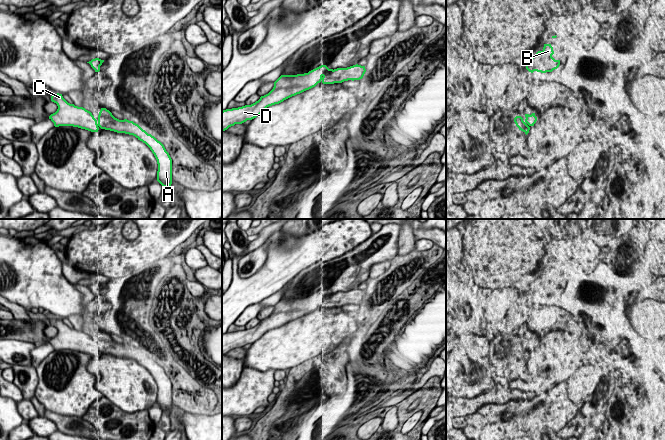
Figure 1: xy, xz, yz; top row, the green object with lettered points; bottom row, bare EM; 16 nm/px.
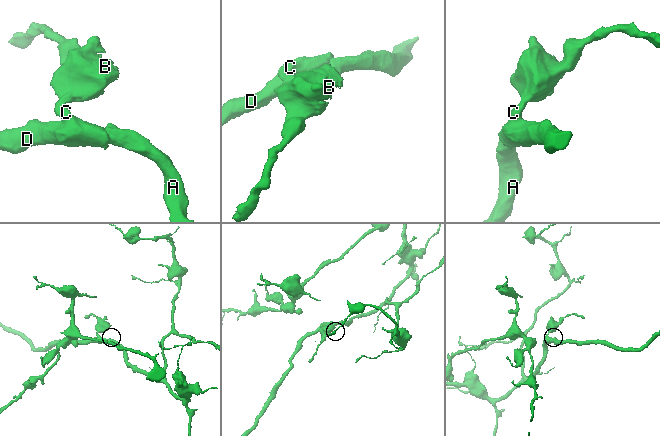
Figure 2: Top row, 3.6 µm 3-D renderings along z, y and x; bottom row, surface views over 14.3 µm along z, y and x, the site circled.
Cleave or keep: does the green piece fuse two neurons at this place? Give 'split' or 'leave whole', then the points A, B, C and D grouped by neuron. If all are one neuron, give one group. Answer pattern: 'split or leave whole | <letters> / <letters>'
leave whole | A B C D

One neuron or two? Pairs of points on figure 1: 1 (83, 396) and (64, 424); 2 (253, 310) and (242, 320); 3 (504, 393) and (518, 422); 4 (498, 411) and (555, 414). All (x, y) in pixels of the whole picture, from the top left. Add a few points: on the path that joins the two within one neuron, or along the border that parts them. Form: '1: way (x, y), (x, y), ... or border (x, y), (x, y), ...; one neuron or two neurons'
1: border (47, 409), (64, 415), (81, 417); two neurons
2: way (250, 312), (245, 317); one neuron
3: border (531, 397), (485, 405); two neurons
4: way (512, 409), (518, 411), (541, 411); one neuron

